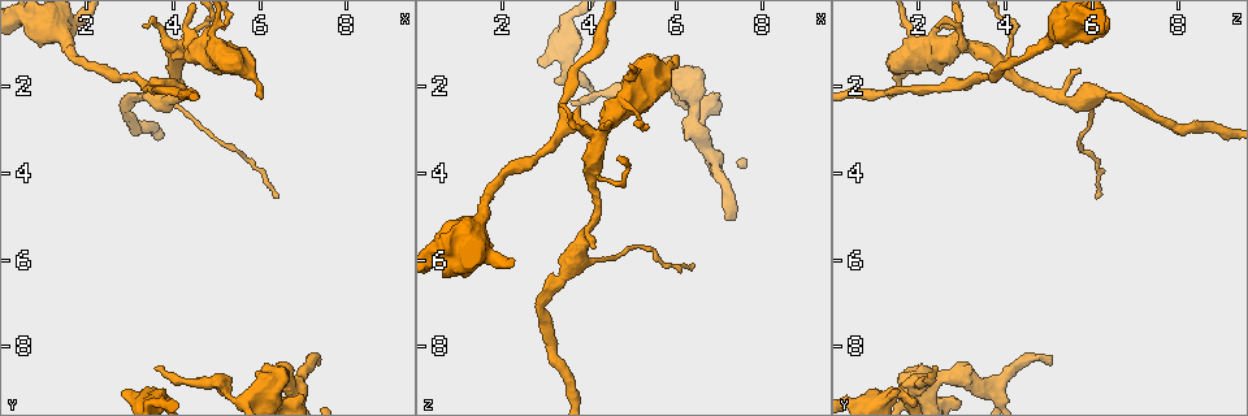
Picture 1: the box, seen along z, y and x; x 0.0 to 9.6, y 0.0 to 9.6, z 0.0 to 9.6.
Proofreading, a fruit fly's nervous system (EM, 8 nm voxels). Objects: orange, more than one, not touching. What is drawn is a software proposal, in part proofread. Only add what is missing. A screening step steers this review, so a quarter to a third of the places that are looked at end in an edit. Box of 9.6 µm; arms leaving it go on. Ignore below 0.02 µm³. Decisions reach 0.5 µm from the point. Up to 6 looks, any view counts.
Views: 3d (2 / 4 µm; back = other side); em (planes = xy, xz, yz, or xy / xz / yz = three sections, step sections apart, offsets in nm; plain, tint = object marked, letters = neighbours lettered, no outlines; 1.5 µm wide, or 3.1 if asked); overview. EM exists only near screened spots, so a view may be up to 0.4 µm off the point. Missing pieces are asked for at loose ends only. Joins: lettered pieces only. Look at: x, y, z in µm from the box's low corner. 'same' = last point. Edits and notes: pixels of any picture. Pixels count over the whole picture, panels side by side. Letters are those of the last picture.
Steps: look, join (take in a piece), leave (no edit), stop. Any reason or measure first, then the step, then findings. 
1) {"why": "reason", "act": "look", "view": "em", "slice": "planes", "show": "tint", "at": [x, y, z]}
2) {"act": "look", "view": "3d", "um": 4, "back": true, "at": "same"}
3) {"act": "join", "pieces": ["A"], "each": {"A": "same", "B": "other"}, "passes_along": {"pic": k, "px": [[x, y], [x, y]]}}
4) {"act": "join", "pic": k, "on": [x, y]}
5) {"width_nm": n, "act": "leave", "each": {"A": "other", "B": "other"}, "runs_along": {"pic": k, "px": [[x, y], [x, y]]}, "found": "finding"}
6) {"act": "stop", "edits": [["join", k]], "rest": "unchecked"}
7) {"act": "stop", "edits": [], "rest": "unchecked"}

{"why": "branch stops here", "act": "look", "view": "em", "slice": "yz", "step": 4, "show": "letters", "at": [7.30, 8.40, 5.05]}

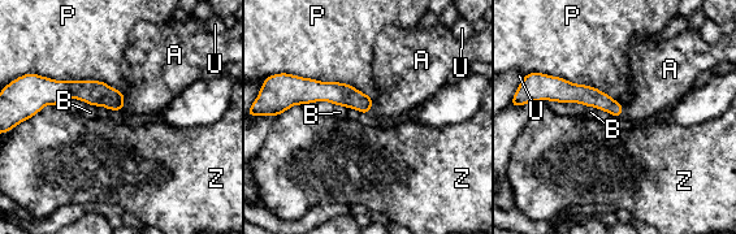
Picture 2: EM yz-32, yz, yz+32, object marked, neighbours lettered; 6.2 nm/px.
{"act": "join", "pieces": ["A"], "each": {"A": "same", "B": "other", "P": "other", "U": "other", "Z": "other"}, "passes_along": {"pic": 2, "px": [[94, 92], [124, 102], [160, 87]]}, "found": "it goes on there"}

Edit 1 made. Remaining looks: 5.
{"why": "long arm stops here", "act": "look", "view": "3d", "um": 2, "at": [6.35, 4.60, 6.10]}

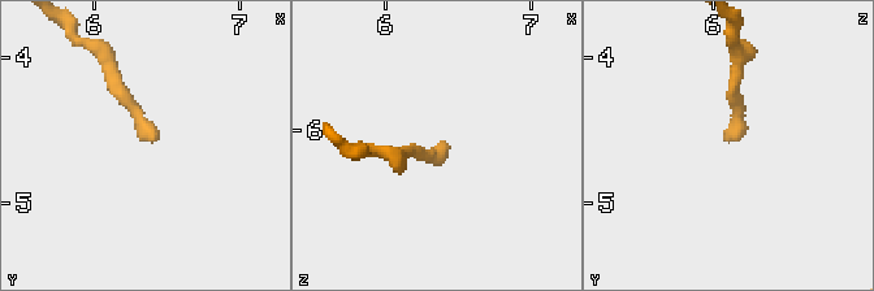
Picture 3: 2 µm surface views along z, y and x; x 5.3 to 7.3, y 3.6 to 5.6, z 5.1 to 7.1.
{"act": "look", "view": "em", "slice": "planes", "show": "plain", "at": [6.42, 4.58, 6.10]}

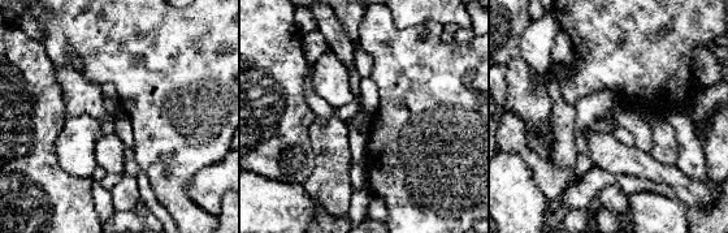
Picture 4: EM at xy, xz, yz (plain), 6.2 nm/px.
{"why": "see the neighbours", "act": "look", "view": "em", "slice": "planes", "show": "letters", "at": "same"}

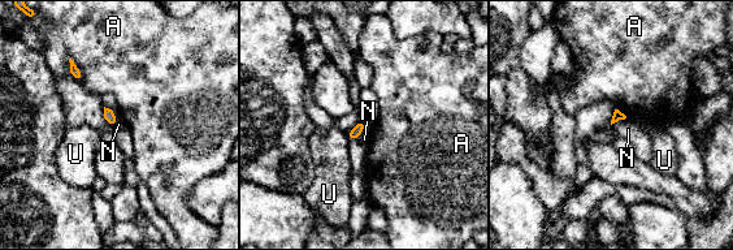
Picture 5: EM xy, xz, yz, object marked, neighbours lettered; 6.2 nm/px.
{"act": "leave", "each": {"A": "other", "N": "other", "U": "other"}, "border": {"pic": 5, "px": [[367, 124], [358, 138]]}, "found": "none of them fits"}

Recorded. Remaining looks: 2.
{"why": "an open end", "act": "look", "view": "3d", "um": 4, "at": [4.15, 1.55, 5.70]}

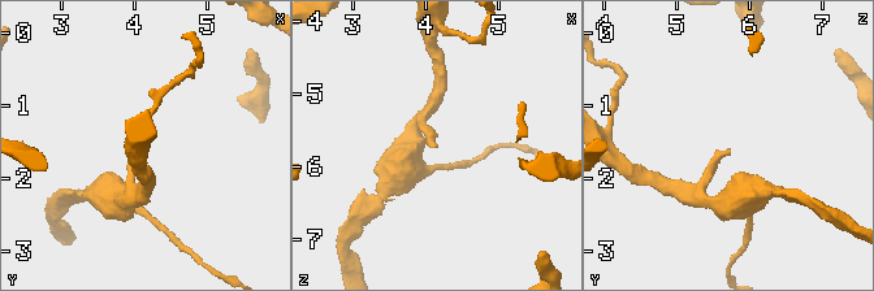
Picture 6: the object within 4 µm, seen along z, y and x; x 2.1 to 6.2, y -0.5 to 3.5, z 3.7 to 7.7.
{"act": "look", "view": "em", "slice": "xz", "step": 4, "show": "letters", "at": [4.10, 1.60, 5.70]}

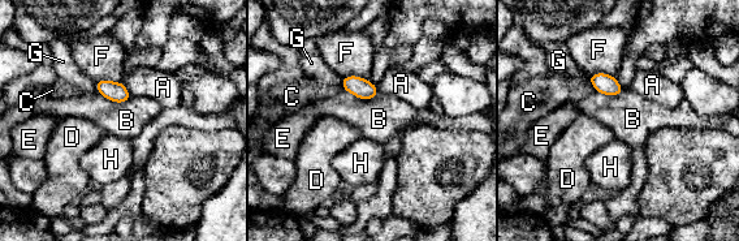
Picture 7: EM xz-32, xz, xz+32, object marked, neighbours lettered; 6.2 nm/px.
{"act": "leave", "each": {"A": "other", "B": "other", "C": "other", "D": "other", "E": "other", "F": "other", "G": "other", "H": "other"}, "border": {"pic": 7, "px": [[94, 81], [98, 91]]}, "found": "no lettered piece goes on from it"}

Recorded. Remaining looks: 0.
{"act": "stop", "edits": [["join", 2]], "rest": "unchecked"}

